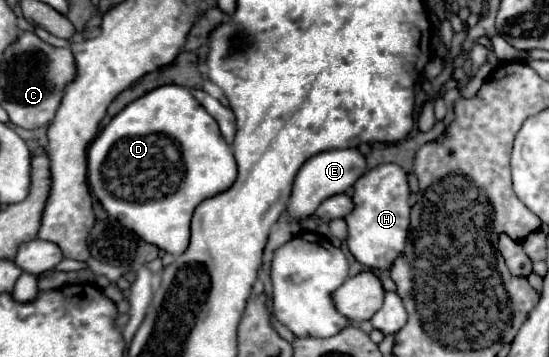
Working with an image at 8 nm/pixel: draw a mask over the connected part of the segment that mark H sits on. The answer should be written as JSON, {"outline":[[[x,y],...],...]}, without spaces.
{"outline":[[[393,163],[379,165],[367,171],[355,185],[353,185],[353,201],[355,209],[345,217],[349,235],[347,245],[349,251],[355,255],[359,263],[367,269],[387,269],[403,253],[403,245],[409,233],[409,185],[407,173]]]}

